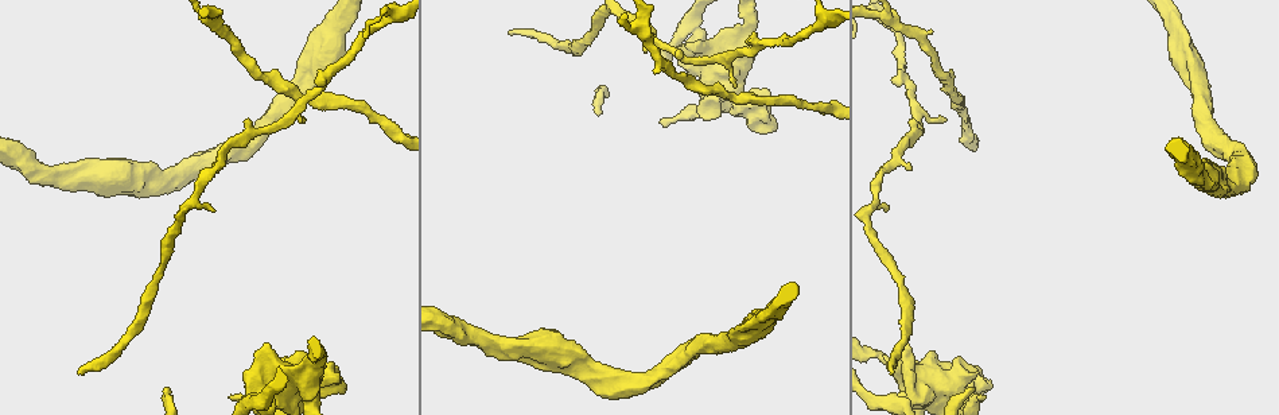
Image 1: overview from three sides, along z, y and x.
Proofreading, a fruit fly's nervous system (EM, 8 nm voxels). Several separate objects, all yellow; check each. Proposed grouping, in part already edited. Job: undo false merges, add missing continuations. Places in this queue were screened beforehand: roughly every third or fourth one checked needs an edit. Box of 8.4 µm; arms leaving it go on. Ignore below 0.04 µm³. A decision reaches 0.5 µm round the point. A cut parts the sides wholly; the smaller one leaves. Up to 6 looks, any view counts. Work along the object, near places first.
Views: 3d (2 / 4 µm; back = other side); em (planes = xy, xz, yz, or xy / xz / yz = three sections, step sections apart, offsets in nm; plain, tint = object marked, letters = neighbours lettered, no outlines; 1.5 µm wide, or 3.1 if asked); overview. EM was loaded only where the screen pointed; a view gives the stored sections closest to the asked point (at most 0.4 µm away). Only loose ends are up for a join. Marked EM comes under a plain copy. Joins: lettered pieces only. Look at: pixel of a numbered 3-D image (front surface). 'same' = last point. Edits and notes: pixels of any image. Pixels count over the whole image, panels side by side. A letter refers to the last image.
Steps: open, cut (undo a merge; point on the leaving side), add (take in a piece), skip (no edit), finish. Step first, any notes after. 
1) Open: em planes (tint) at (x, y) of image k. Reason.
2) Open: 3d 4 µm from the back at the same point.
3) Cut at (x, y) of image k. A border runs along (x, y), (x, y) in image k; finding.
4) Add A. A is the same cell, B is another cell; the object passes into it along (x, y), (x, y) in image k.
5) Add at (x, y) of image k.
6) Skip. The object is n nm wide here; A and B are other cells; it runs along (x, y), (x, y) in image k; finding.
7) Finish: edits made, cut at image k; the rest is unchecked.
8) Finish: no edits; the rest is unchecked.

Open: 3d 4 µm from the back at (894, 371) of image 1. Thin end.

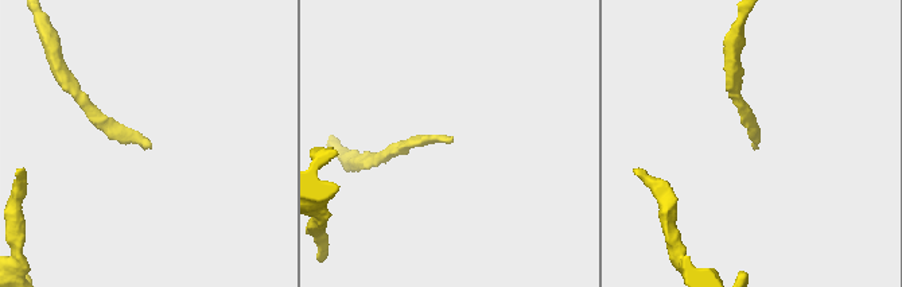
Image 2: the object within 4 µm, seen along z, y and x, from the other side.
Open: em planes (letters) at (752, 146) of image 2. Shape alone is not enough.

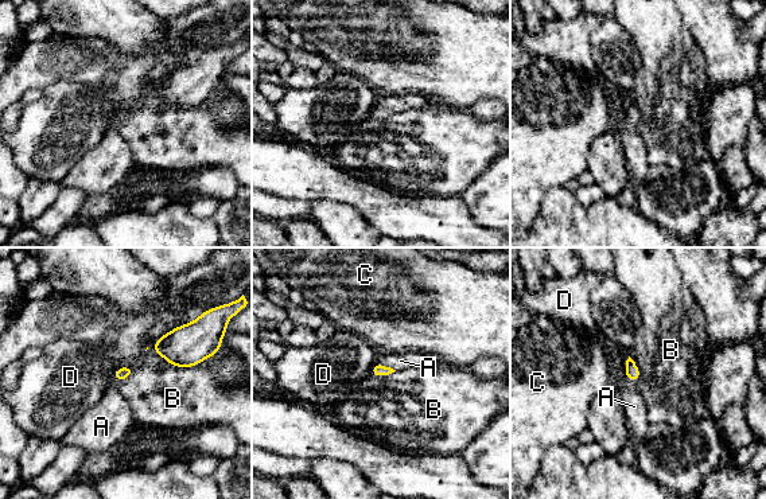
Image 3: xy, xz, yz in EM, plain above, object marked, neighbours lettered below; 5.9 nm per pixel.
Add A. The longest contact is with B, 300 nm; A is the same cell, B, C and D are other cells; the object passes into it along (378, 370), (387, 366), (400, 361) in image 3; it goes on there.

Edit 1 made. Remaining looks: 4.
Open: em yz step 8 (letters) at (886, 364) of image 1. Branch stops here.

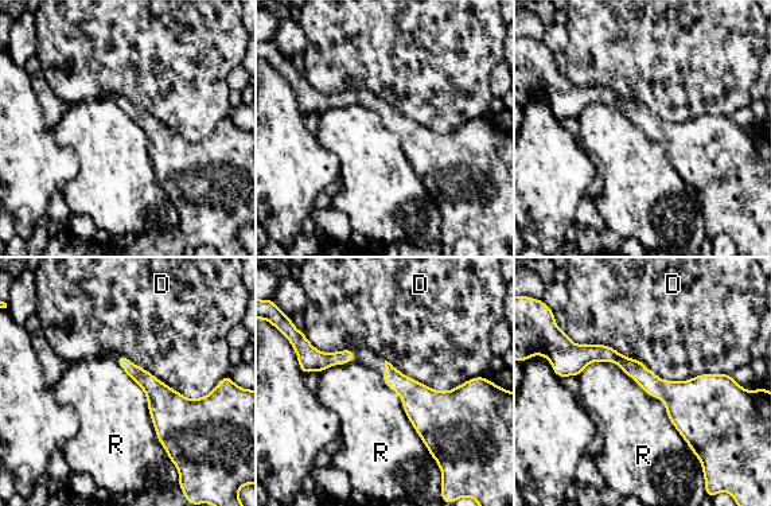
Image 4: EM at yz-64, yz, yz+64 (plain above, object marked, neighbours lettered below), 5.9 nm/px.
Skip. D and R are other cells; a border runs along (583, 368), (614, 361), (692, 451) in image 4; none of them fits.

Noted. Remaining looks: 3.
Finish: edits made, add at image 3; the rest is unchecked.

